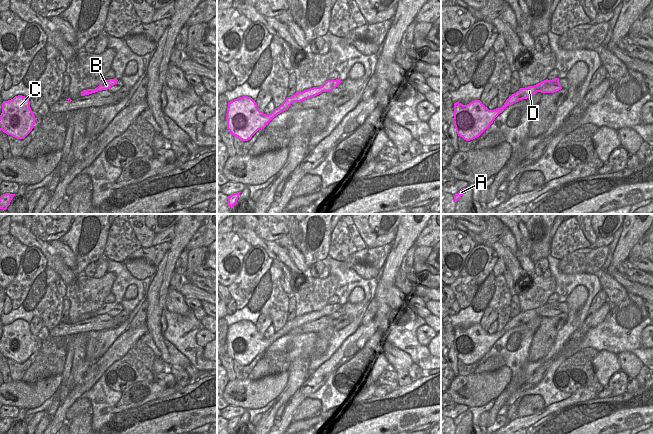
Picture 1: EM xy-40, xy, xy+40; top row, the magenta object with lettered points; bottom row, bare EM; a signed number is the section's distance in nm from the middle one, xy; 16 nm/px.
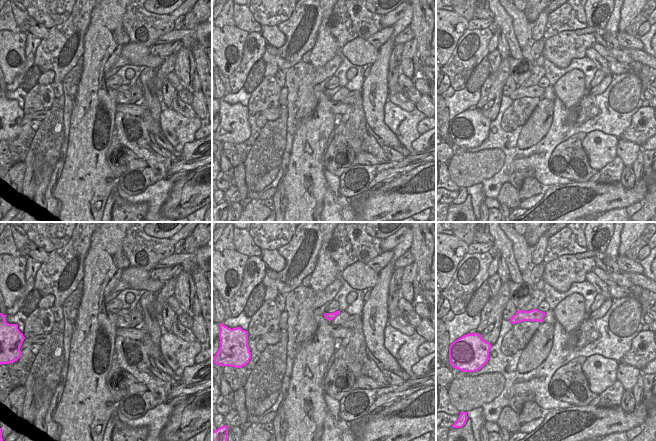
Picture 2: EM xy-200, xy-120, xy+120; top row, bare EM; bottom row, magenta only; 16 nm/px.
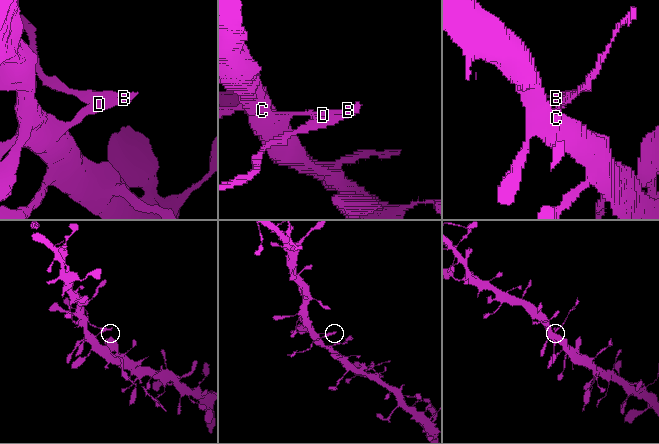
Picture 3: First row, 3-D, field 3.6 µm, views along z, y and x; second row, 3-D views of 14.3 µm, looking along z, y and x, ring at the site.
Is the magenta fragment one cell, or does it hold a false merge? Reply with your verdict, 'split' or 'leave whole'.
split

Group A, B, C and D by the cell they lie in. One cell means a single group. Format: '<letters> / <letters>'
A C / B D

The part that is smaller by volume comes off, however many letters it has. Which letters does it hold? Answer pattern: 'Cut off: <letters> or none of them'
Cut off: B, D

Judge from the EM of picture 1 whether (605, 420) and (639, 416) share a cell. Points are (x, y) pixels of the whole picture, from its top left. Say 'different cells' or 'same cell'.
same cell

